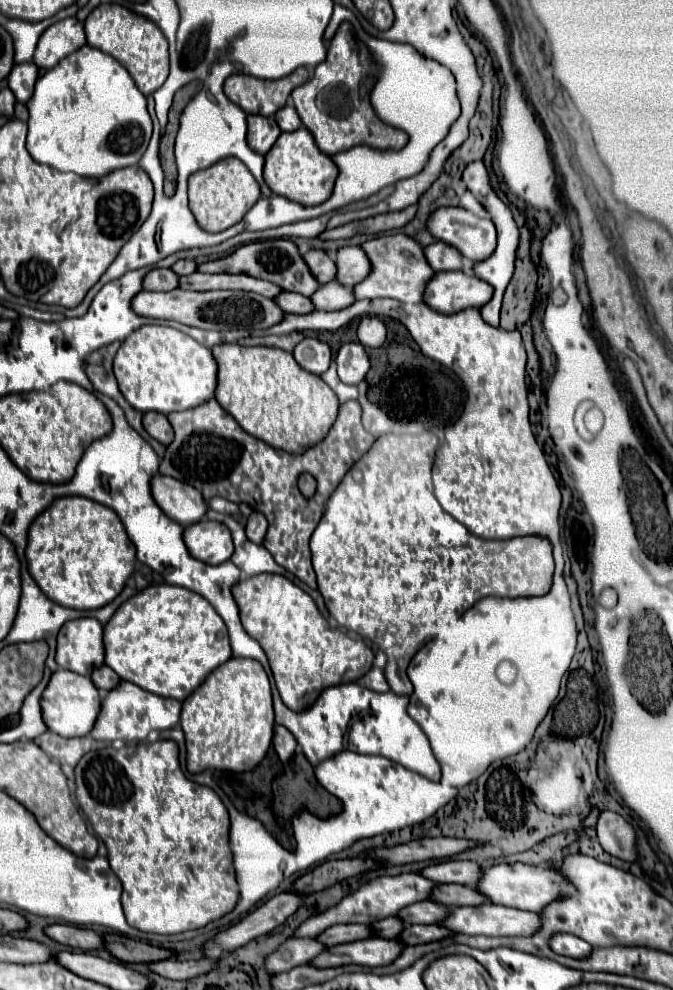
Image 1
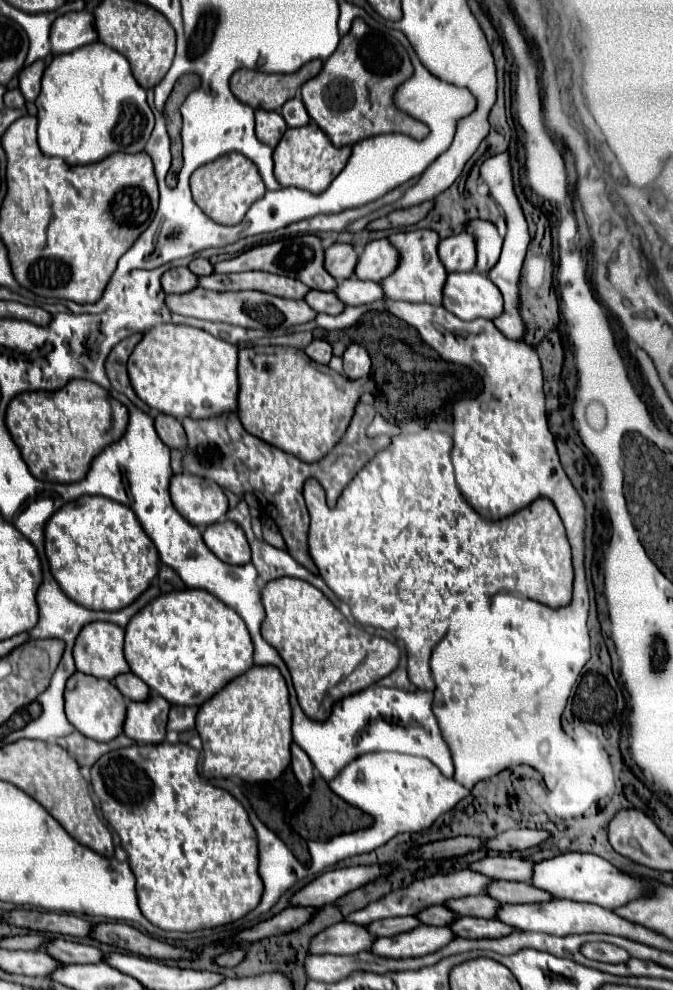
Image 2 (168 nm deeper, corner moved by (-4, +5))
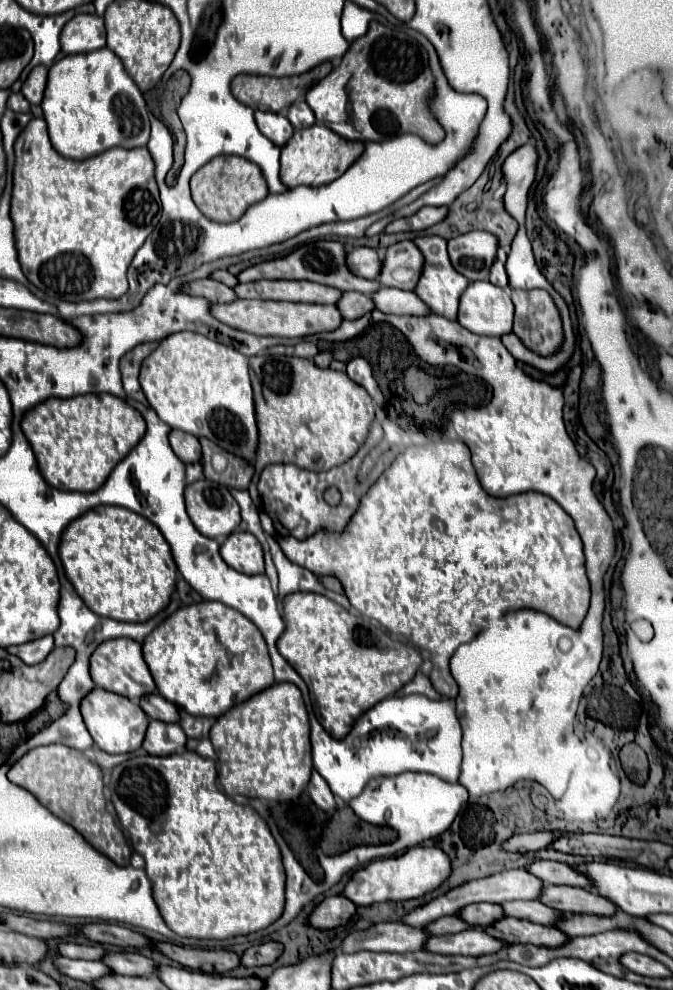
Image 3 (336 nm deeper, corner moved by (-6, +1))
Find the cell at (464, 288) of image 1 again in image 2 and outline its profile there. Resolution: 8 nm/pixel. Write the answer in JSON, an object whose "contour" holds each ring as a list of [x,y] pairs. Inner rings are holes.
{"contour":[[[449,273],[443,293],[443,307],[459,319],[493,321],[503,313],[503,295],[487,275]]]}

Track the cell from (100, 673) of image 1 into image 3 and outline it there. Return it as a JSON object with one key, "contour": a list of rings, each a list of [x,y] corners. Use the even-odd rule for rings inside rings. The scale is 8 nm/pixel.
{"contour":[[[157,693],[143,695],[143,697],[139,699],[139,705],[145,709],[145,713],[147,713],[151,719],[159,719],[159,721],[165,721],[165,723],[177,723],[177,721],[179,721],[177,707],[171,705],[167,699],[163,699],[163,697],[157,695]]]}

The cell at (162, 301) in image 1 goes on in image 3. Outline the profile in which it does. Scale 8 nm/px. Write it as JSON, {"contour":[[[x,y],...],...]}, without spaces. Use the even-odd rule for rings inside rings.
{"contour":[[[235,299],[231,303],[211,305],[211,315],[239,331],[253,335],[277,335],[277,337],[303,337],[339,327],[341,315],[335,305],[311,305],[311,303],[289,303],[289,301],[261,301],[261,299]]]}

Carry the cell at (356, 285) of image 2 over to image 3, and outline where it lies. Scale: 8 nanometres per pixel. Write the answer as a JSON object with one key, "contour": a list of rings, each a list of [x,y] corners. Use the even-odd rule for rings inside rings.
{"contour":[[[381,287],[379,291],[369,295],[371,301],[375,303],[375,309],[383,313],[393,313],[393,315],[417,315],[417,313],[429,313],[423,303],[419,303],[419,297],[415,293],[403,291],[403,289],[391,289],[391,287]]]}

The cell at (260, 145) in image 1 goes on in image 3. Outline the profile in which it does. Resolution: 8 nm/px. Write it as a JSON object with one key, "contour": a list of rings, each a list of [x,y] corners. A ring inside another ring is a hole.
{"contour":[[[255,111],[255,121],[259,131],[271,139],[277,147],[283,147],[289,137],[293,135],[293,127],[289,123],[287,117],[279,115],[279,113],[269,113],[269,111]]]}

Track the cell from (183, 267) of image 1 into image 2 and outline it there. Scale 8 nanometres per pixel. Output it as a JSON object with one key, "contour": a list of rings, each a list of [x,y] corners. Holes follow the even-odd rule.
{"contour":[[[193,259],[189,269],[195,273],[195,275],[211,275],[213,273],[213,265],[207,261],[207,259]]]}

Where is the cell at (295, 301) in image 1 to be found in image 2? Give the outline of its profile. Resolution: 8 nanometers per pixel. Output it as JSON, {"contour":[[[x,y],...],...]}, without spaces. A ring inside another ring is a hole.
{"contour":[[[311,291],[311,293],[307,293],[305,301],[317,313],[329,313],[329,315],[337,315],[347,307],[335,293],[325,293],[325,291]]]}

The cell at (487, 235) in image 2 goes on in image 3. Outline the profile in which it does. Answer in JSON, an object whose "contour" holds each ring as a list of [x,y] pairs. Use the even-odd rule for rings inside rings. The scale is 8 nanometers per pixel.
{"contour":[[[495,259],[495,261],[493,261],[493,265],[491,265],[489,281],[491,281],[493,285],[503,287],[503,289],[507,287],[507,273],[505,273],[505,267],[503,267],[503,263],[501,263],[499,259]]]}

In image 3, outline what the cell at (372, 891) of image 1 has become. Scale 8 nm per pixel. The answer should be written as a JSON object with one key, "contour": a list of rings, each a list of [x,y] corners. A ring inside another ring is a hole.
{"contour":[[[523,869],[499,871],[495,875],[489,875],[489,877],[483,877],[483,879],[473,879],[473,881],[459,885],[459,887],[453,887],[447,893],[435,897],[433,901],[409,911],[399,921],[405,923],[405,925],[411,925],[411,927],[423,927],[429,921],[435,921],[443,915],[453,915],[453,913],[457,913],[459,909],[463,909],[465,905],[471,905],[471,903],[503,903],[503,901],[515,901],[515,899],[535,899],[543,887],[545,887],[543,881],[539,881],[537,877],[531,877]]]}

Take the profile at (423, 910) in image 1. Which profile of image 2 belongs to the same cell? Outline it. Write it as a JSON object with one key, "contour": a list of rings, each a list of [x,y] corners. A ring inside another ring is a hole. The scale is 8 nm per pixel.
{"contour":[[[471,895],[471,897],[461,897],[461,899],[453,899],[445,903],[451,911],[455,911],[461,917],[495,917],[501,903],[489,895]]]}

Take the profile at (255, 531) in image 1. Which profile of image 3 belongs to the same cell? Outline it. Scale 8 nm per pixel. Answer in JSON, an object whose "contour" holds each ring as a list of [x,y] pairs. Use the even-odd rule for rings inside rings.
{"contour":[[[439,441],[439,443],[427,443],[427,445],[413,445],[403,449],[395,461],[381,473],[381,477],[377,479],[377,483],[371,485],[371,489],[361,497],[357,513],[349,519],[349,525],[341,531],[341,533],[333,533],[327,529],[317,531],[315,535],[311,535],[305,541],[291,541],[291,539],[279,539],[279,545],[283,549],[283,553],[287,555],[289,561],[313,571],[315,575],[333,575],[339,579],[349,603],[365,617],[379,621],[385,629],[389,629],[395,635],[405,635],[407,641],[411,641],[415,647],[429,651],[431,653],[431,663],[433,669],[429,673],[431,685],[435,687],[437,693],[441,693],[443,697],[455,697],[457,693],[457,685],[449,673],[449,657],[453,655],[453,651],[461,645],[471,641],[471,637],[477,635],[477,631],[481,629],[481,621],[487,619],[497,619],[498,616],[503,616],[507,611],[513,609],[535,609],[541,613],[547,613],[549,617],[557,619],[563,625],[569,627],[577,627],[589,609],[589,581],[585,575],[585,557],[583,557],[583,545],[581,539],[575,531],[575,525],[571,521],[571,517],[567,513],[563,513],[561,505],[557,501],[553,501],[547,495],[535,493],[535,491],[527,491],[521,495],[511,495],[505,499],[495,499],[489,497],[475,475],[475,469],[471,465],[471,455],[469,449],[463,441]]]}

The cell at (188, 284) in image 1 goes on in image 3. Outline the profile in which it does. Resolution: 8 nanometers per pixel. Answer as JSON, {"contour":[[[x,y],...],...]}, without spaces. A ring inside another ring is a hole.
{"contour":[[[259,279],[251,283],[239,283],[233,287],[237,297],[243,299],[275,299],[297,303],[335,303],[341,291],[329,289],[313,281],[283,281],[283,279]]]}

